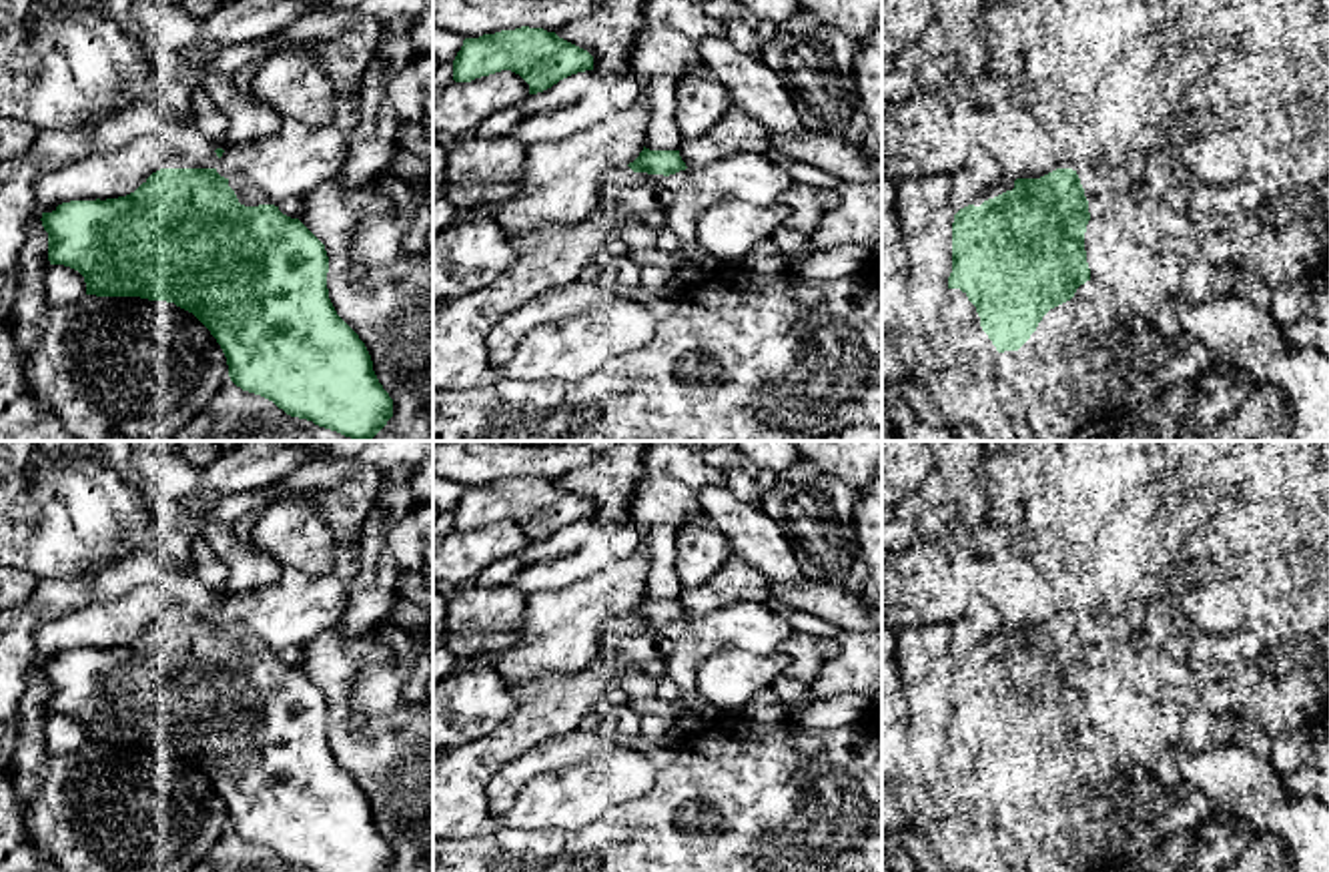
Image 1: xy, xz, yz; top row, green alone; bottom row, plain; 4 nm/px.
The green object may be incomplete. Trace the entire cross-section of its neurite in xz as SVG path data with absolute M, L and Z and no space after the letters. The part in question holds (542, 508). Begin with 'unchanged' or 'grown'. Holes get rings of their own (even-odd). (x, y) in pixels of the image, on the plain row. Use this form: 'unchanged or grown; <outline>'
unchanged; M521 475L465 487L453 509L455 531L501 519L519 523L529 533L529 543L537 543L571 523L593 519L593 505L555 481Z

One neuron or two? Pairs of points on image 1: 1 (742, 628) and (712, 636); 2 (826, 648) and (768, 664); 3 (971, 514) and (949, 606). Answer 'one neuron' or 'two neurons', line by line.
1: one neuron
2: two neurons
3: two neurons

